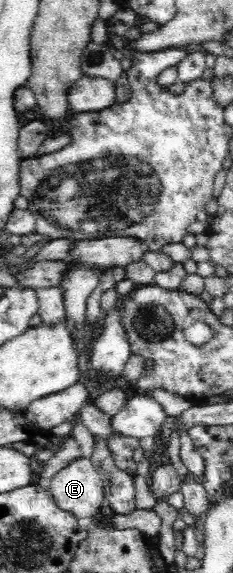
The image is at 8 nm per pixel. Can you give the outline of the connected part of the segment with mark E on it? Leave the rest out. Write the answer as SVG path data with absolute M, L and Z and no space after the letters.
M76 458L70 461L51 479L49 488L58 508L72 513L76 520L92 518L100 511L105 501L103 481L96 473L91 458Z

